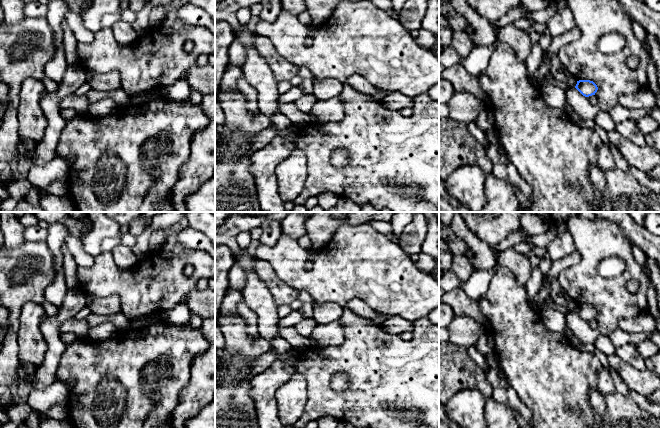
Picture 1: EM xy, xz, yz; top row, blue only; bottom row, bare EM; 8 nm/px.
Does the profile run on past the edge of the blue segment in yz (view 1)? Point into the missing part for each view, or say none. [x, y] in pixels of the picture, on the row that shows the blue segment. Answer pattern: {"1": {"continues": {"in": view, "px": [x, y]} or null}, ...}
{"1": {"continues": null}}

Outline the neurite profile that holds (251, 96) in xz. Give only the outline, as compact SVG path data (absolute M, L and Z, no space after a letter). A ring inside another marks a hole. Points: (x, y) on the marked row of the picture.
M244 74L239 78L239 92L246 97L246 107L254 115L260 113L256 91L248 84Z

